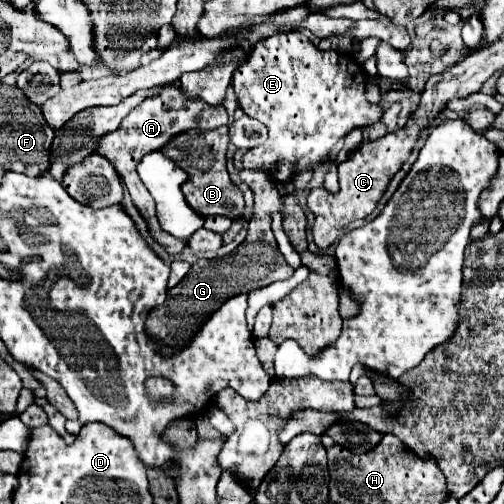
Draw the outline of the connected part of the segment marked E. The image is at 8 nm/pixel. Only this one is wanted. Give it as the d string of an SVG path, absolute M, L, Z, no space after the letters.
M303 33L271 35L255 43L249 59L237 67L233 89L239 97L245 115L259 119L269 129L269 139L251 149L245 159L245 169L269 169L275 181L291 181L297 173L319 165L331 147L355 127L367 127L381 119L381 109L365 99L365 69L351 55L317 49Z

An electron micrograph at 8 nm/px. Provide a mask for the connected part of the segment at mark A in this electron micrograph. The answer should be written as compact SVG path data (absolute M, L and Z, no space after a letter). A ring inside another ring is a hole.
M175 83L175 85L165 85L159 97L145 99L139 107L135 107L121 121L117 131L107 133L107 135L103 135L99 139L99 145L97 145L95 153L105 157L107 161L111 161L111 165L115 165L115 171L119 173L119 177L123 179L123 183L127 185L127 189L131 193L133 205L137 207L141 217L147 221L151 237L159 245L163 245L169 255L179 255L185 249L187 239L177 239L177 237L173 237L173 235L169 235L169 233L165 233L161 229L161 225L159 225L159 221L155 217L155 201L153 201L153 197L149 195L149 191L141 191L143 187L141 187L141 179L137 175L137 163L141 161L143 155L147 155L151 151L161 151L179 133L185 133L189 129L211 131L211 129L217 129L221 125L227 125L227 111L225 111L223 105L209 107L209 105L201 105L201 101L185 101L185 97L181 97L181 89L177 89L177 83Z

